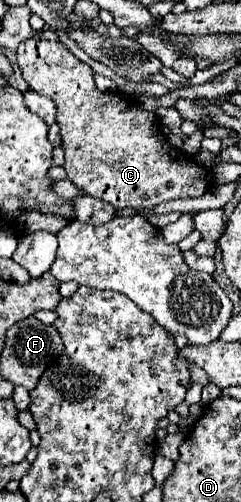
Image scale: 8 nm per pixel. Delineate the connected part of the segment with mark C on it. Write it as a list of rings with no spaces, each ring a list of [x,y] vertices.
[[[29,38],[21,42],[17,48],[17,64],[29,88],[55,102],[57,108],[55,120],[61,126],[67,178],[85,194],[105,200],[113,204],[117,210],[123,208],[153,210],[155,206],[169,200],[199,198],[207,192],[207,186],[211,186],[213,176],[211,168],[207,170],[199,166],[195,160],[187,162],[181,150],[173,148],[165,140],[165,136],[161,134],[161,124],[153,112],[139,108],[133,98],[123,98],[119,92],[97,90],[93,82],[93,70],[85,62],[77,60],[61,42]]]

